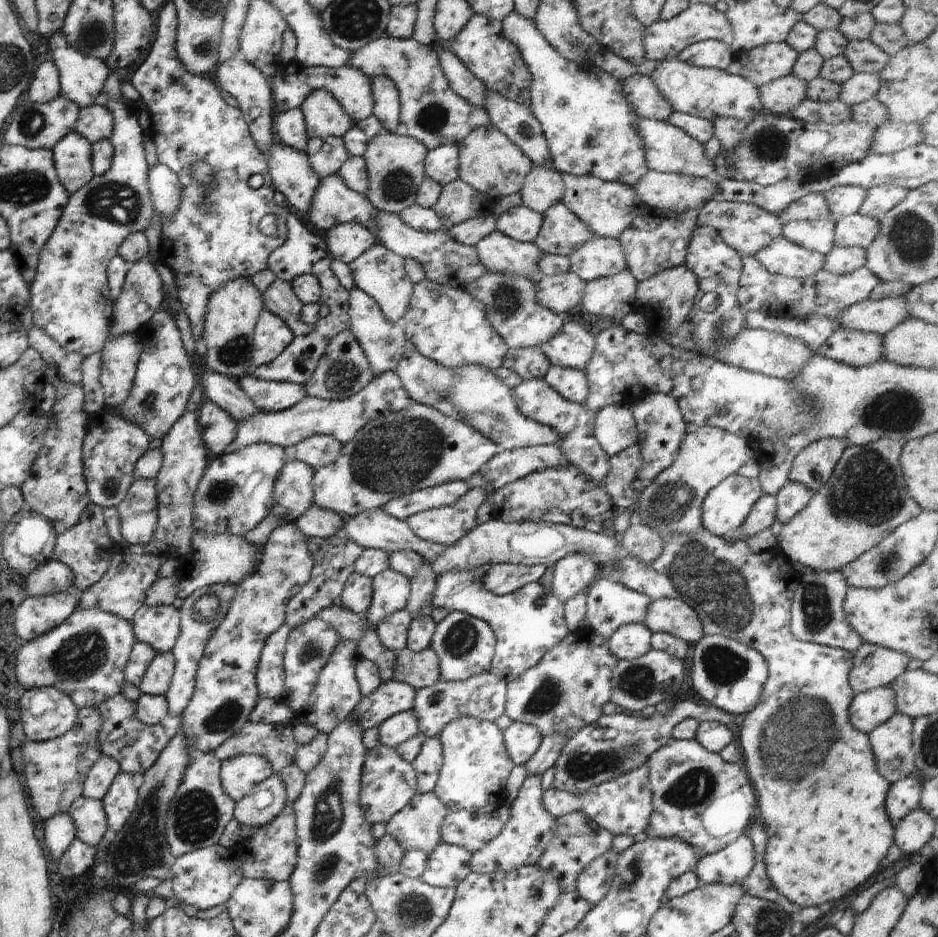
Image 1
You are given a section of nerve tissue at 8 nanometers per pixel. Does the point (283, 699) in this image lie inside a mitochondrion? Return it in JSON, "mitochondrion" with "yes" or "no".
{"mitochondrion":"no"}

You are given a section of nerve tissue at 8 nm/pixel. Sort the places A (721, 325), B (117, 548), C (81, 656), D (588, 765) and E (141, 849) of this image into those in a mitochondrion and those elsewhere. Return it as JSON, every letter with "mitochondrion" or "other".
{"A":"mitochondrion","B":"other","C":"mitochondrion","D":"mitochondrion","E":"mitochondrion"}

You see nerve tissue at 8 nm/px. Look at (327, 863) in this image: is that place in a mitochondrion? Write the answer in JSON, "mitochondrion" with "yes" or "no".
{"mitochondrion":"yes"}

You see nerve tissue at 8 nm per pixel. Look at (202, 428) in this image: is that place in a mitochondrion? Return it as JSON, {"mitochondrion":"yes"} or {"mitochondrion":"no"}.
{"mitochondrion":"no"}

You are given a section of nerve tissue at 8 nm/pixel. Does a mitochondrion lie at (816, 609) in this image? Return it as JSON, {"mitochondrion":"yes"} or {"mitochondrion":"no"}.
{"mitochondrion":"yes"}

